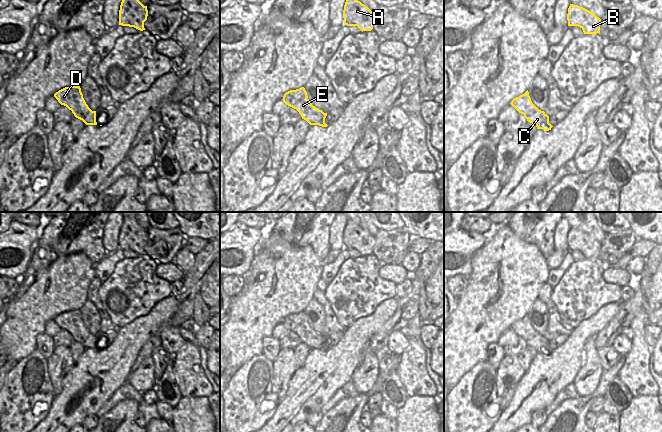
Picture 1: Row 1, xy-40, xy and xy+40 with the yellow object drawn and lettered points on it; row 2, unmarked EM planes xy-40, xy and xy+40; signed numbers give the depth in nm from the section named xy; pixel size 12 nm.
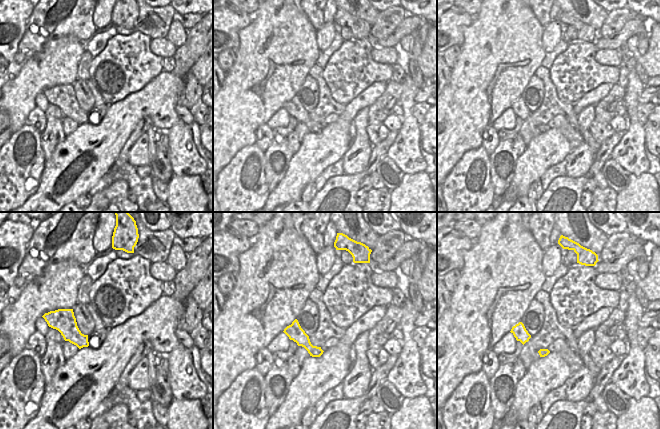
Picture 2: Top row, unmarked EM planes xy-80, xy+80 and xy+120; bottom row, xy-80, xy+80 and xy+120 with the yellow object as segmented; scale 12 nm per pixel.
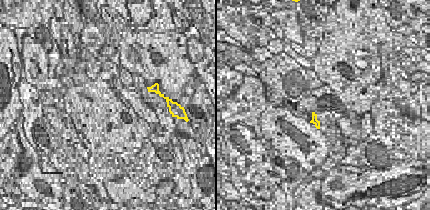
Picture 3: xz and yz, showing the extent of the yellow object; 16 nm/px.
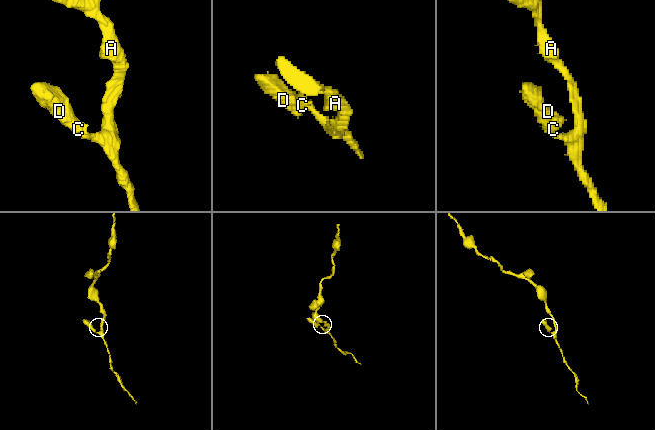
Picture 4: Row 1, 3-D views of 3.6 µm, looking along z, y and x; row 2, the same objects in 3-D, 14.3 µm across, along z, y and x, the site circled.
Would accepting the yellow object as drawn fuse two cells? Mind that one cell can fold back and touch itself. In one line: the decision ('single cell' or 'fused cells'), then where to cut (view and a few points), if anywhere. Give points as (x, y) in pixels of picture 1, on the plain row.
single cell; cut none

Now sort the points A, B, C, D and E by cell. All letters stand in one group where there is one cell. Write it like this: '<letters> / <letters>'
A B C D E

